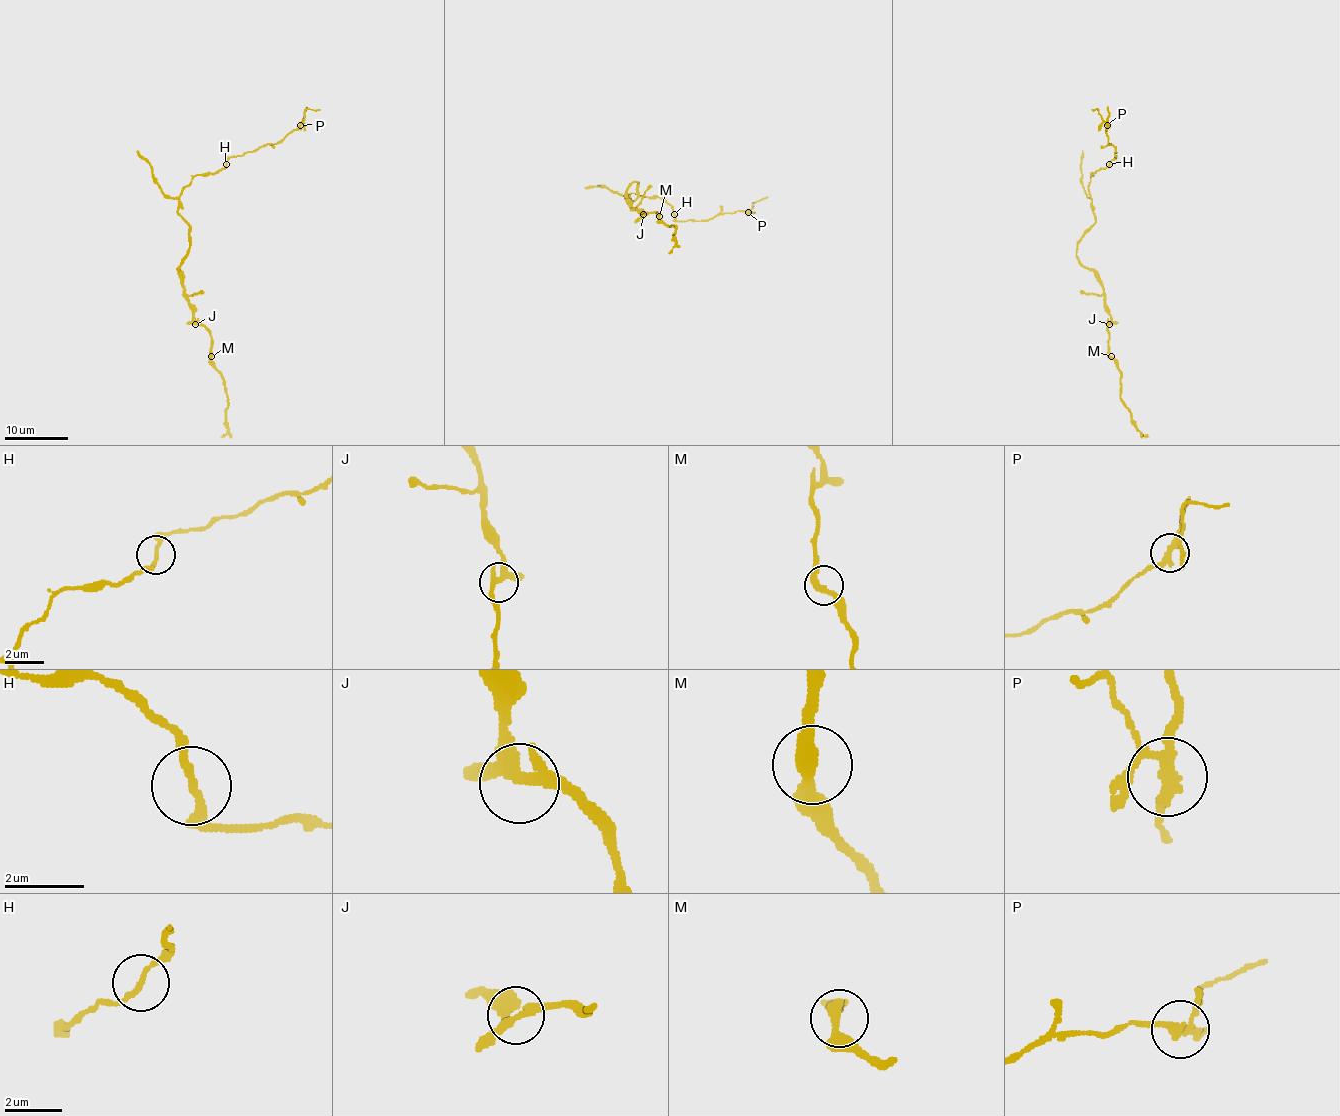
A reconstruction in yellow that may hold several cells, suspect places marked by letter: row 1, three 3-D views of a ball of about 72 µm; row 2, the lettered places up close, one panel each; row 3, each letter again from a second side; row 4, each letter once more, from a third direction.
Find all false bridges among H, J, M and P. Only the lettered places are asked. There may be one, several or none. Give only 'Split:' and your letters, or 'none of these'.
Split: none of these

